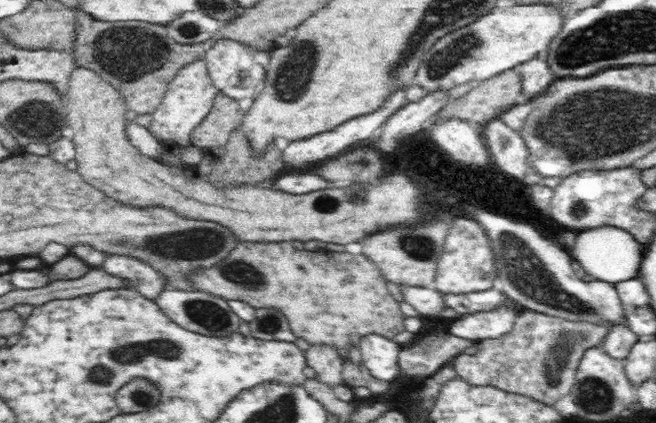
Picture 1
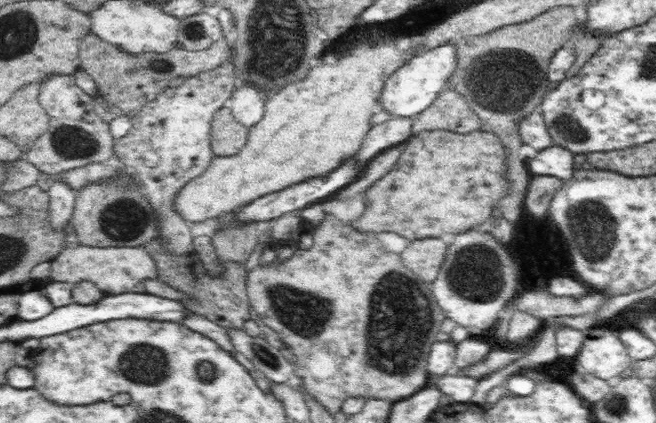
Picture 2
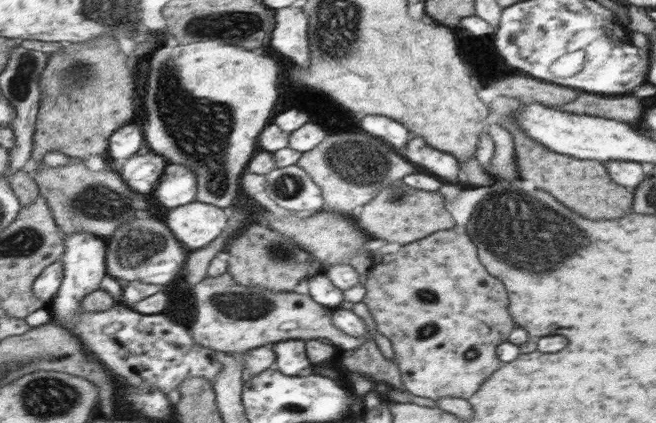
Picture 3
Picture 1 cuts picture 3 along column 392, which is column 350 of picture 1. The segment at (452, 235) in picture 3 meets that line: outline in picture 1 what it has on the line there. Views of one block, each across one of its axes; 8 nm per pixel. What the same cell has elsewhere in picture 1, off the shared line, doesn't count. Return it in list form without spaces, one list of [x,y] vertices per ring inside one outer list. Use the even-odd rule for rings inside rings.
[[[238,242],[232,253],[210,268],[196,268],[186,274],[187,282],[198,291],[220,296],[226,300],[241,300],[256,308],[275,308],[284,314],[290,329],[309,345],[333,346],[343,362],[348,359],[350,346],[360,344],[360,338],[380,333],[390,340],[405,330],[405,314],[398,301],[386,287],[386,279],[362,254],[348,252],[309,252],[296,250],[290,242]]]

